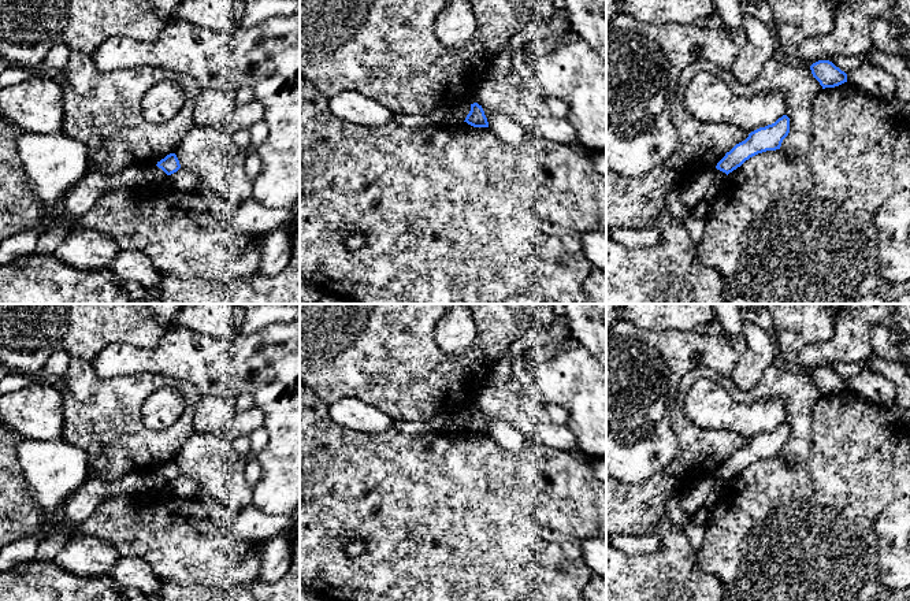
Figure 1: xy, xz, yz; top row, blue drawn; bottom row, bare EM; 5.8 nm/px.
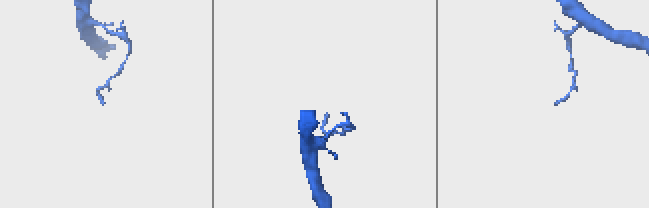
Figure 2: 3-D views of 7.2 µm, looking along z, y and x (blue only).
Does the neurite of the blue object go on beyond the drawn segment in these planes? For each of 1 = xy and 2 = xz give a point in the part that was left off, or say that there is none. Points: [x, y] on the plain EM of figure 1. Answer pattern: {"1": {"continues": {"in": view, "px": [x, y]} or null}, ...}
{"1": {"continues": null}, "2": {"continues": null}}

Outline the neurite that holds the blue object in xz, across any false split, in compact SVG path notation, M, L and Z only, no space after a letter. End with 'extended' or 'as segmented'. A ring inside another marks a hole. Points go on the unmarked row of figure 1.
M478 409L471 411L471 418L467 422L464 429L467 429L468 431L473 434L489 434L489 429L484 422L484 418L482 412L479 412Z | as segmented

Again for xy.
M175 460L167 461L164 465L157 468L156 472L161 475L167 482L174 481L181 475L179 467Z | as segmented

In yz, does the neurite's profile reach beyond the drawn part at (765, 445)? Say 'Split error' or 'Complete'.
Complete

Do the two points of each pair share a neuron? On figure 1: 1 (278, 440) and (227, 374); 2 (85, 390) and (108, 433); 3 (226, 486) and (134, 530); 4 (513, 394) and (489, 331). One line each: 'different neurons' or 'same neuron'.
1: same neuron
2: same neuron
3: different neurons
4: different neurons

